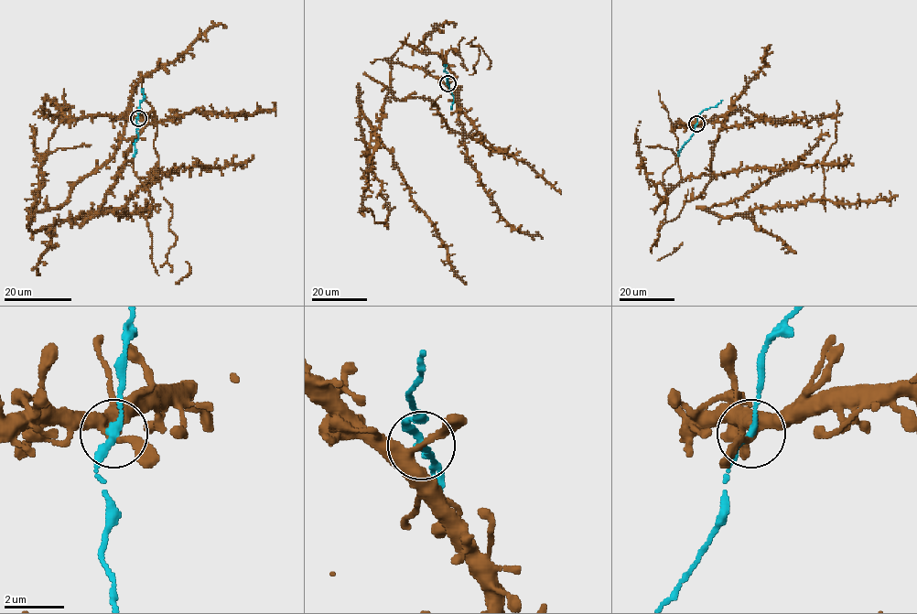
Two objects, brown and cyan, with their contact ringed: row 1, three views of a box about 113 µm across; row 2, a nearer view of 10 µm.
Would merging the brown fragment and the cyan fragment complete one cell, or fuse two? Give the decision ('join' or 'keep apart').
join

